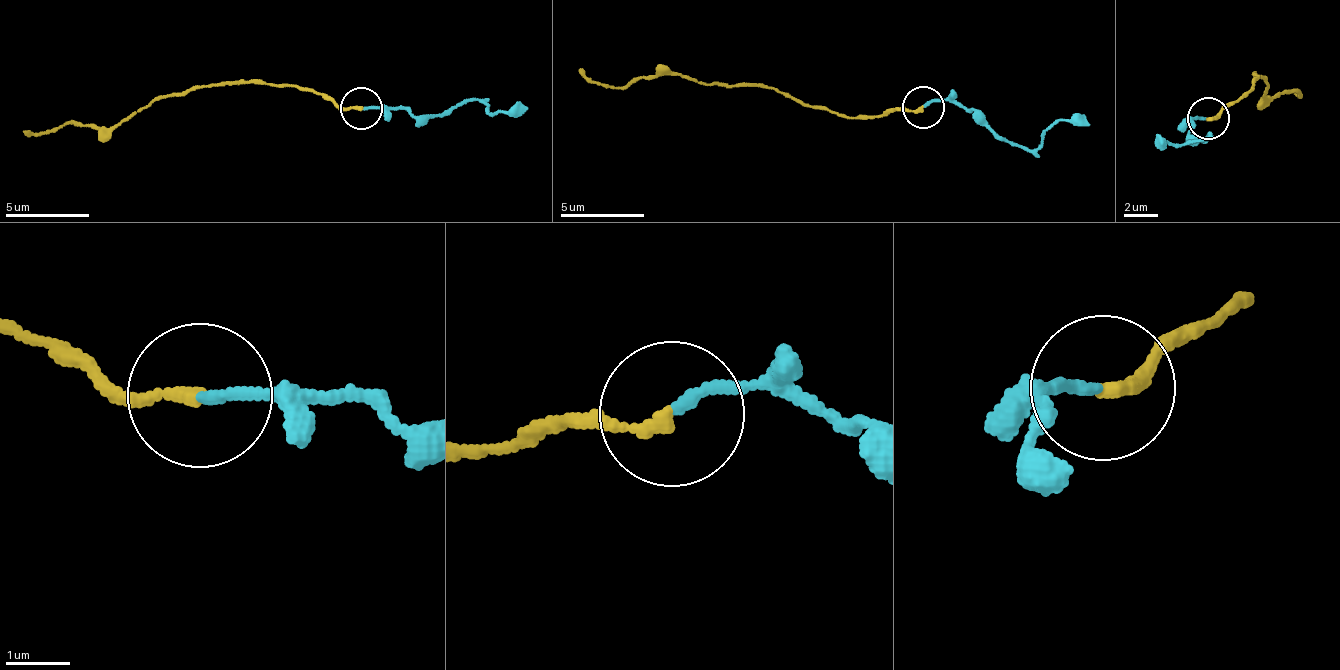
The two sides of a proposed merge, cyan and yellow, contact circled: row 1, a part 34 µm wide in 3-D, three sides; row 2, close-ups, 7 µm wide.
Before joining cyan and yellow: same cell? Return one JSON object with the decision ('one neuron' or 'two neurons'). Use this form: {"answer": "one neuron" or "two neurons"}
{"answer": "two neurons"}

